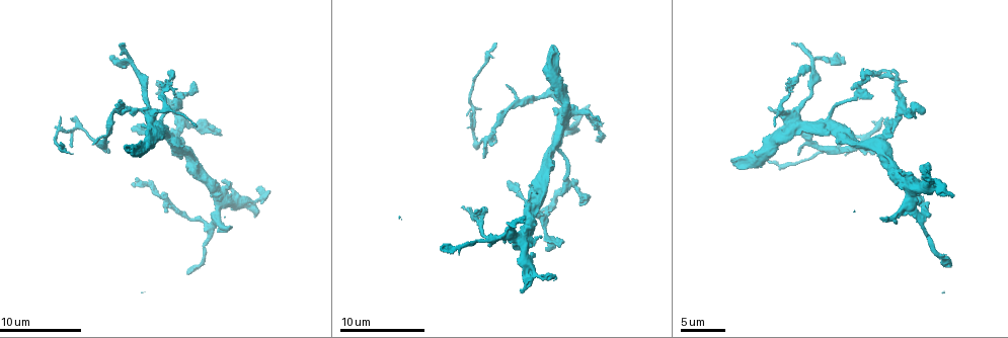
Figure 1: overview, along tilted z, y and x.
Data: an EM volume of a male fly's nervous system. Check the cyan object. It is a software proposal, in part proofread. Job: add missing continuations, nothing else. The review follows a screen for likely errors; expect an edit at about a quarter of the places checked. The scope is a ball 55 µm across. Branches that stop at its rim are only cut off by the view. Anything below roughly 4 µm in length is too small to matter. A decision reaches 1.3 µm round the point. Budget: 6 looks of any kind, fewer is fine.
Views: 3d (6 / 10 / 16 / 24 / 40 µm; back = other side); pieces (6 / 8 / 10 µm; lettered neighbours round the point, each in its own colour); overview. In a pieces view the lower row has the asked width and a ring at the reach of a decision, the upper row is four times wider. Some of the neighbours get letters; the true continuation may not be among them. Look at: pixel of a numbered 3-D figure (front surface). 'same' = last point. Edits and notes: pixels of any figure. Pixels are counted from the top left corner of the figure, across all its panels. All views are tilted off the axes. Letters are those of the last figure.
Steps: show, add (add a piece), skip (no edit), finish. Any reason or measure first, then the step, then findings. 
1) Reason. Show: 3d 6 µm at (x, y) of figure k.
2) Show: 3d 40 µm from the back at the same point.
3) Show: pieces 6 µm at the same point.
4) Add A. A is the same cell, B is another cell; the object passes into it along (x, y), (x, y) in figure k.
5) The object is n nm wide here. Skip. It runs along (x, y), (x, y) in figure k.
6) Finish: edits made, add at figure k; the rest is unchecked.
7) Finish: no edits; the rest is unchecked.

Branch stops here. Show: pieces 8 µm at (76, 118) of figure 1.

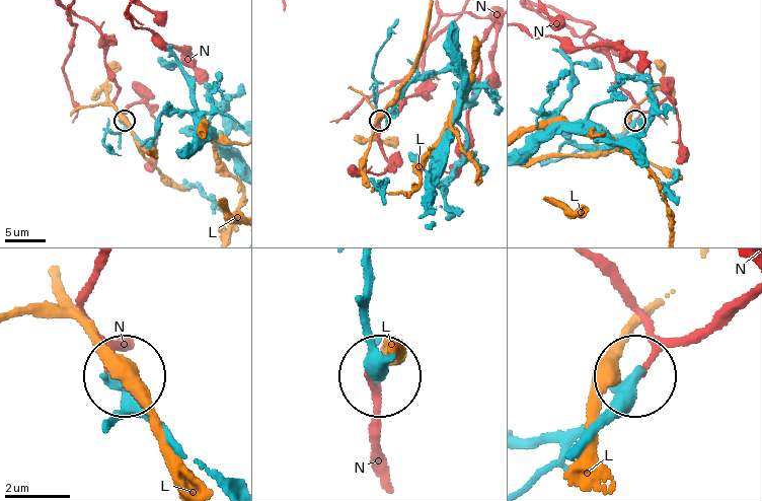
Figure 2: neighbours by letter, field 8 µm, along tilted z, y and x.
Skip. L and N are other cells; it runs along (577, 447), (634, 374) in figure 2; no lettered piece goes on from it.

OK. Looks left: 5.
Branch stops here. Show: pieces 10 µm at (108, 150) of figure 1.

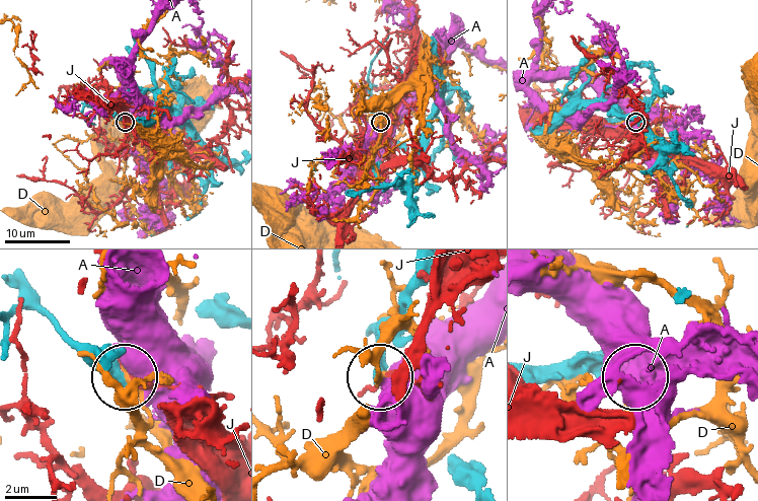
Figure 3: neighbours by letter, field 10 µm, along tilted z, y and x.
The object is 230 nm wide here. Skip. A, D and J are other cells; no lettered piece goes on from it.

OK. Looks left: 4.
Tapers out. Show: 3d 10 µm at (73, 144) of figure 1.

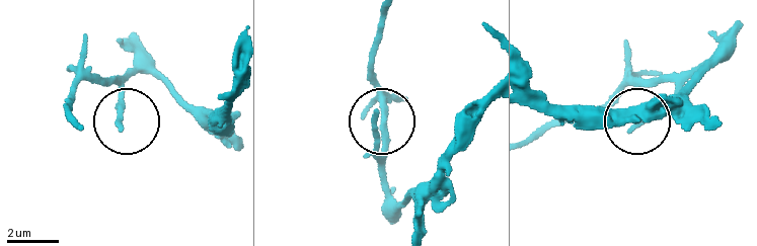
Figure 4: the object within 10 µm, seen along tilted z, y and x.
Show: pieces 6 µm at (635, 126) of figure 4.

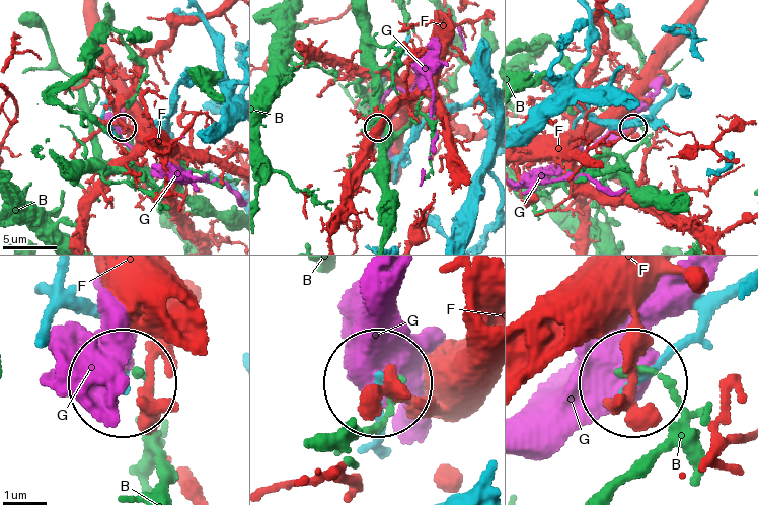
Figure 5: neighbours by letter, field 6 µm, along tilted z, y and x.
Skip. B, F and G are other cells; no lettered piece goes on from it.

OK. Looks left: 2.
Finish: no edits; the rest is unchecked.

